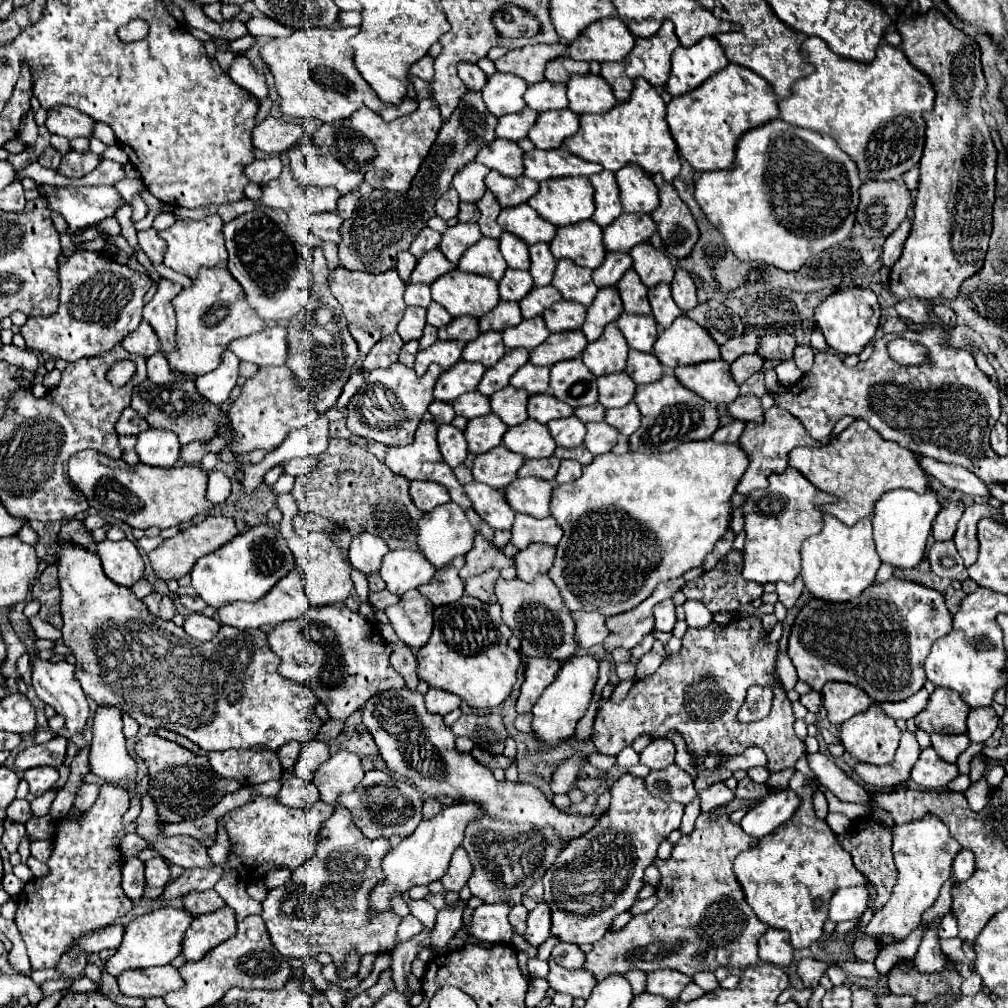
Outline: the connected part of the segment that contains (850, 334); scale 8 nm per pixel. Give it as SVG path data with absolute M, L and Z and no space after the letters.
M848 288L842 292L834 292L816 308L816 326L822 330L830 348L850 356L850 354L860 354L864 346L874 338L880 326L880 316L882 316L882 310L872 290Z

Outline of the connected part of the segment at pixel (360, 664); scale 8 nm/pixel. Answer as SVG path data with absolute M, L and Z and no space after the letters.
M332 604L330 608L308 608L308 612L298 620L278 624L268 634L268 642L270 648L282 658L282 676L310 686L320 702L328 708L330 718L346 720L374 694L382 690L404 688L402 676L390 664L394 646L386 644L380 630L376 630L376 624L366 620L364 626L360 612L348 610L346 604Z

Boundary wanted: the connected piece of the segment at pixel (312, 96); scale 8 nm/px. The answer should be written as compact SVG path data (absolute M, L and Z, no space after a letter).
M328 26L328 28L308 28L298 30L288 38L274 38L262 48L262 58L270 66L276 88L282 98L280 110L282 114L296 118L296 120L316 120L320 124L332 124L334 120L350 118L358 108L370 108L382 120L390 122L394 118L412 114L418 108L412 98L404 98L400 106L382 104L376 92L366 84L360 72L354 66L354 50L348 40L358 32L358 28L342 28L342 26Z

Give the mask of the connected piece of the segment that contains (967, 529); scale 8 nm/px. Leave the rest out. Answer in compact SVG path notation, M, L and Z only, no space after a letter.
M968 504L964 510L964 516L957 524L956 534L954 534L954 544L964 558L964 566L972 566L978 558L979 542L977 539L977 524L980 518L992 518L996 522L1006 524L1001 512L998 512L990 504Z

